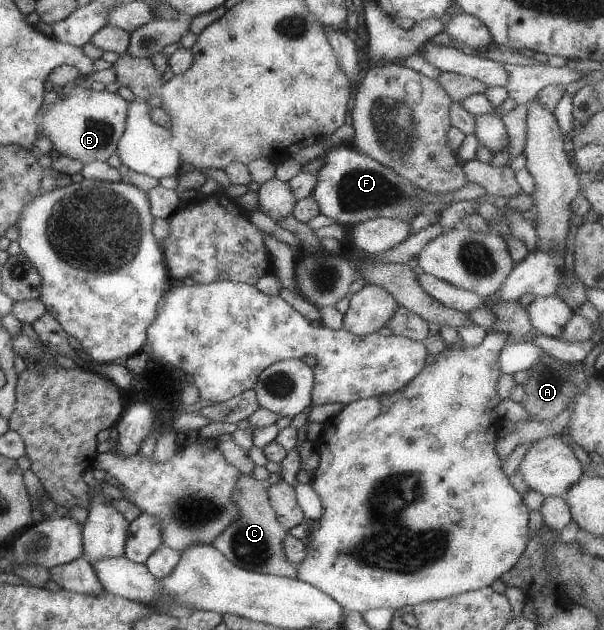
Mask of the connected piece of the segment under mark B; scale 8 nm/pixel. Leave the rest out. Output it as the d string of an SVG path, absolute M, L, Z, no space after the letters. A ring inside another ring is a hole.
M78 88L36 113L36 137L46 137L52 147L52 153L77 160L85 165L92 161L106 162L116 151L116 145L125 127L128 102L117 93L107 90L92 91L90 88Z

